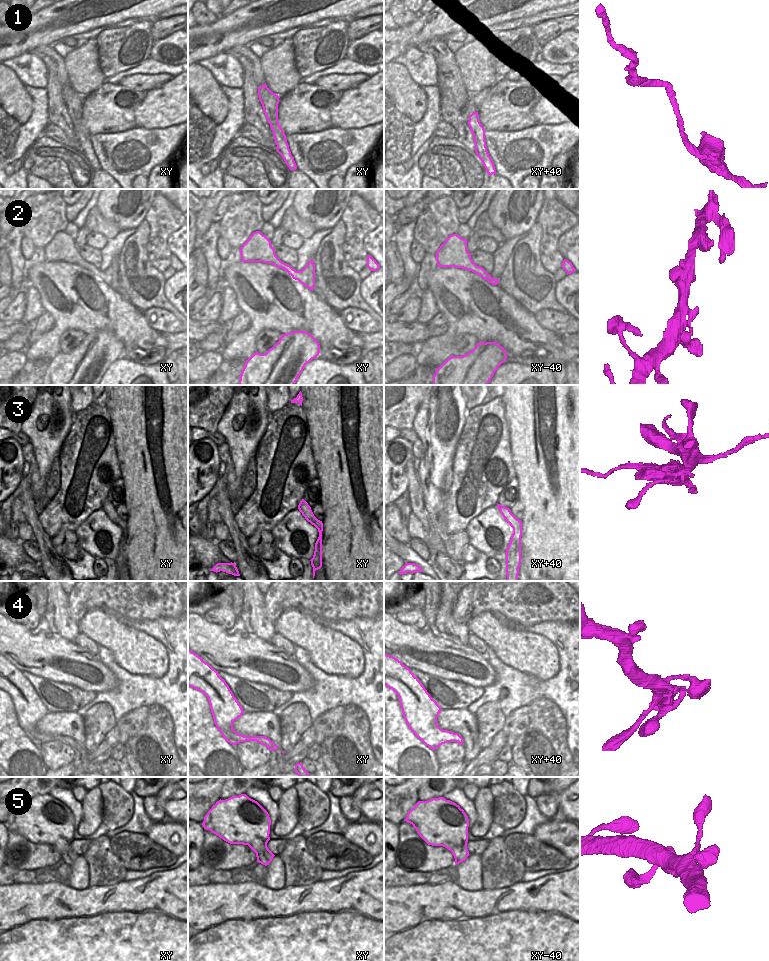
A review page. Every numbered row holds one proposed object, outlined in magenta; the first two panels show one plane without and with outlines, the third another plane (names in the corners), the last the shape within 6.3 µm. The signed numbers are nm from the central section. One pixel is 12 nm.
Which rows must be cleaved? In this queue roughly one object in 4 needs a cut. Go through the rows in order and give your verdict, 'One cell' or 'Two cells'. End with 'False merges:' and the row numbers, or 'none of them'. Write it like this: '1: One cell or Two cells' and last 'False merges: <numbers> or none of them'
1: One cell
2: One cell
3: One cell
4: One cell
5: One cell
False merges: none of them.

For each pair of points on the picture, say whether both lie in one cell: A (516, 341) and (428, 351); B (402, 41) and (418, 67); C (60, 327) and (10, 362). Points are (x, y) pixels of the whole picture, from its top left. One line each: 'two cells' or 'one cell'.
A: one cell
B: two cells
C: two cells

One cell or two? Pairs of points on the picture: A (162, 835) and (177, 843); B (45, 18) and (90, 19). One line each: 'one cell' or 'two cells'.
A: one cell
B: one cell

